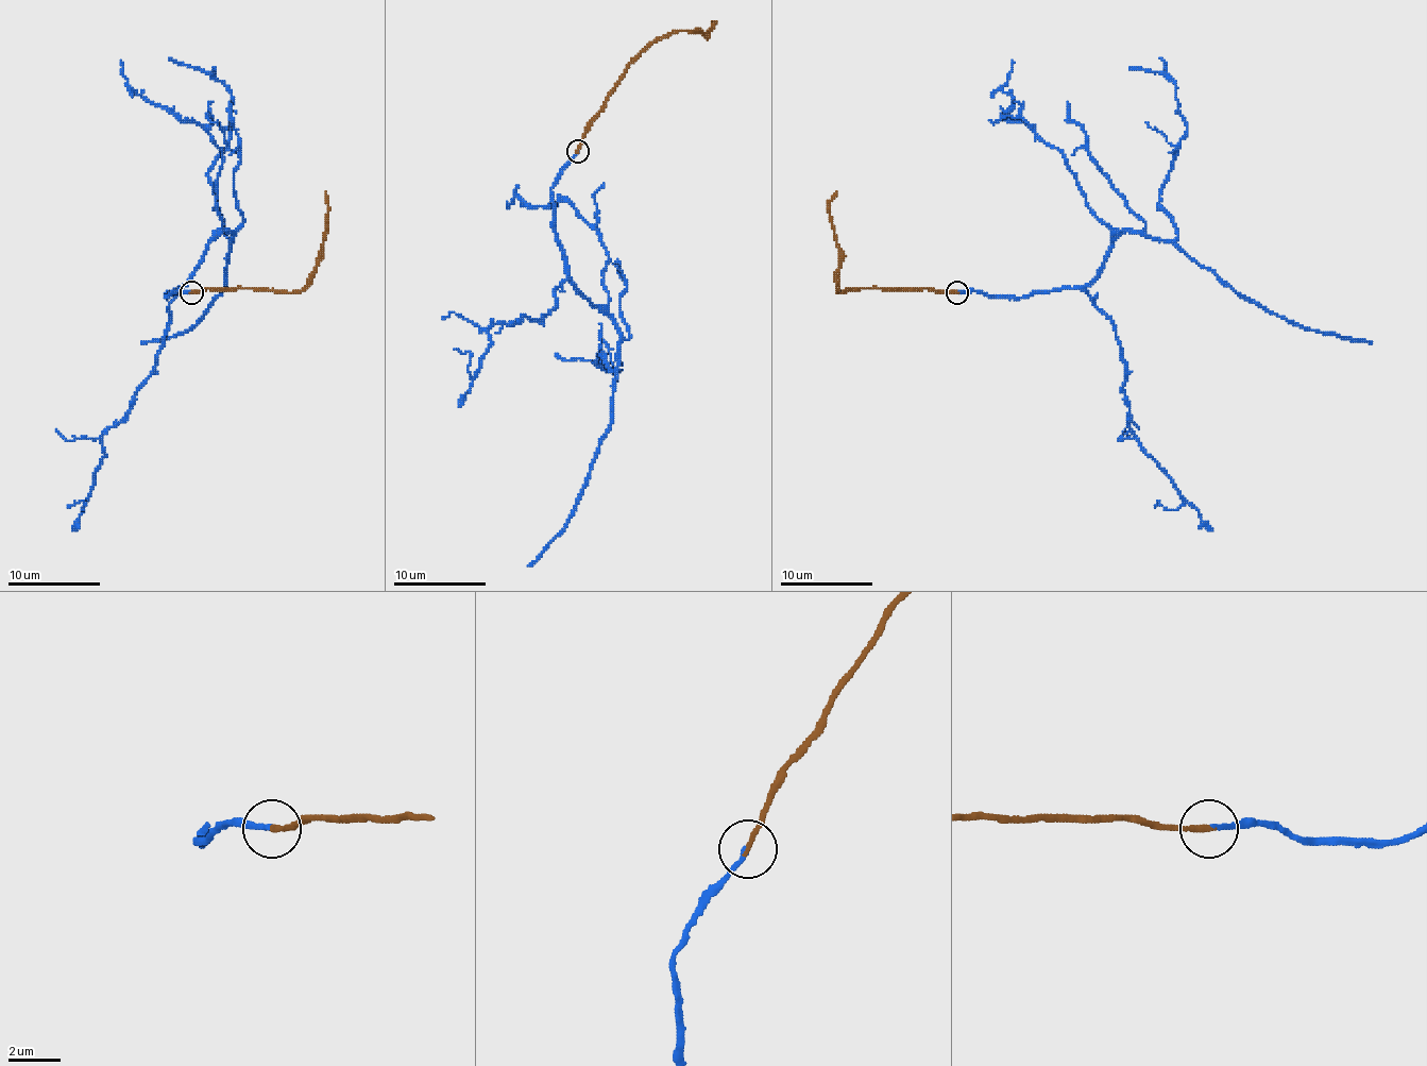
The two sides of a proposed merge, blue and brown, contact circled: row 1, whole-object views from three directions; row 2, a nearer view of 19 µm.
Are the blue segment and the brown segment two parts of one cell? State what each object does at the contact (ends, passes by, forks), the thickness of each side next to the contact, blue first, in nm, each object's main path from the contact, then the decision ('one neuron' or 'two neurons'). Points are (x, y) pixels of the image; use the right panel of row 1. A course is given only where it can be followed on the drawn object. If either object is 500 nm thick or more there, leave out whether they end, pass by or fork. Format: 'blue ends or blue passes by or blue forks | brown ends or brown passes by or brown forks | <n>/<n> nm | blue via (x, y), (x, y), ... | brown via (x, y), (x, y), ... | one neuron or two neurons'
blue ends | brown ends | 180/190 nm | blue via (956, 292), (1028, 298), (1079, 288), (1124, 231), (1173, 240), (1286, 318), (1371, 343) | brown via (956, 292), (929, 288), (850, 288), (838, 292), (838, 260), (830, 201), (836, 191) | one neuron

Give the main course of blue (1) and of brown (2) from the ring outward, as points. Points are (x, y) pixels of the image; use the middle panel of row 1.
1: (576, 150), (550, 189), (553, 222), (564, 272), (610, 319), (619, 335), (610, 427), (574, 514), (527, 565)
2: (578, 150), (588, 122), (624, 70), (649, 45), (673, 33), (704, 33), (714, 23), (712, 31)

